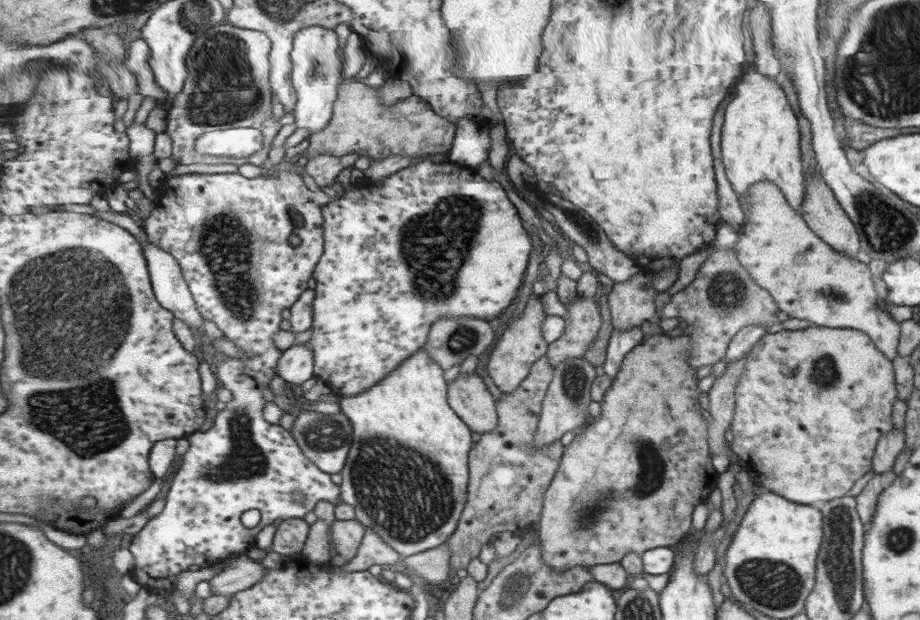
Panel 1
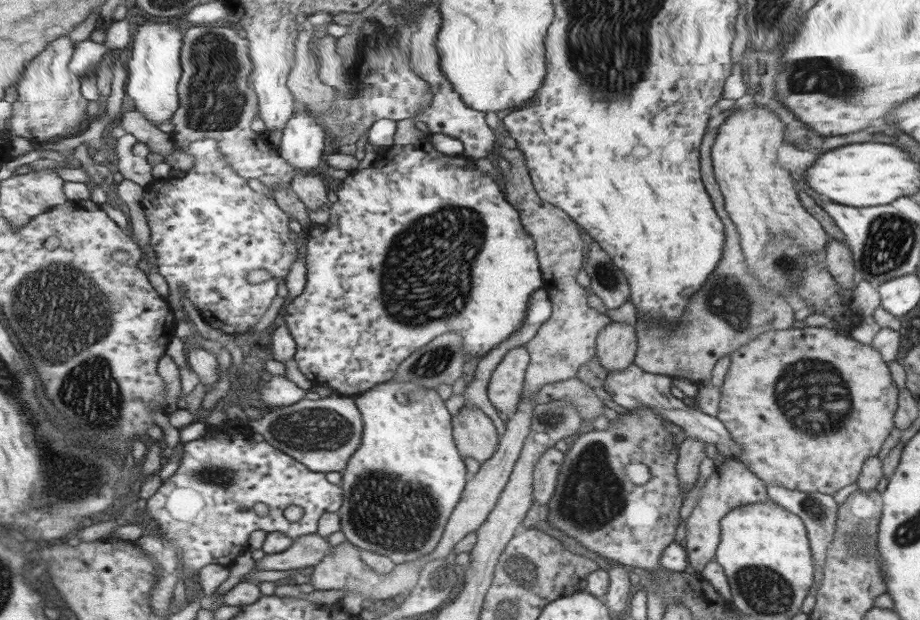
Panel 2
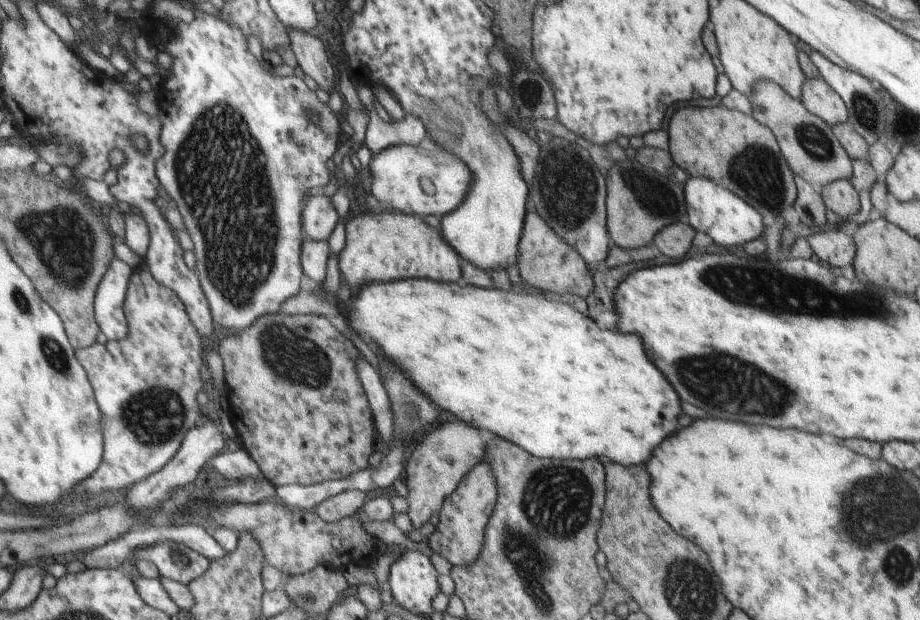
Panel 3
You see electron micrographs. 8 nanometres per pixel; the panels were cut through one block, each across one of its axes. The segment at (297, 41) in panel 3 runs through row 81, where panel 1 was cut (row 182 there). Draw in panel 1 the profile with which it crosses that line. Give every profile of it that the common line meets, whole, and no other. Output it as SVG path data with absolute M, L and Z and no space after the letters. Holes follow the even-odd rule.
M355 153L347 156L321 154L308 159L304 172L315 188L337 187L337 176L347 167L351 167L357 158L358 155Z

